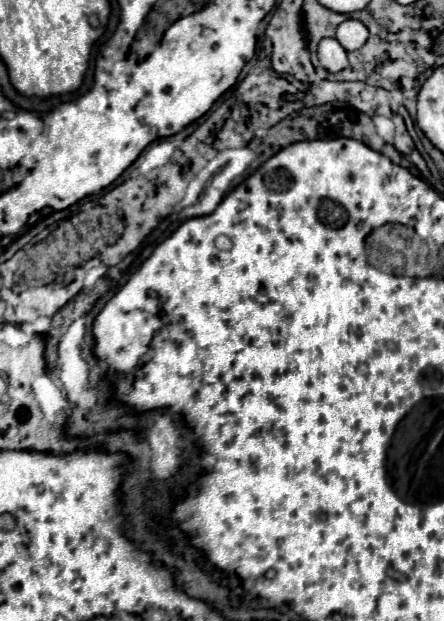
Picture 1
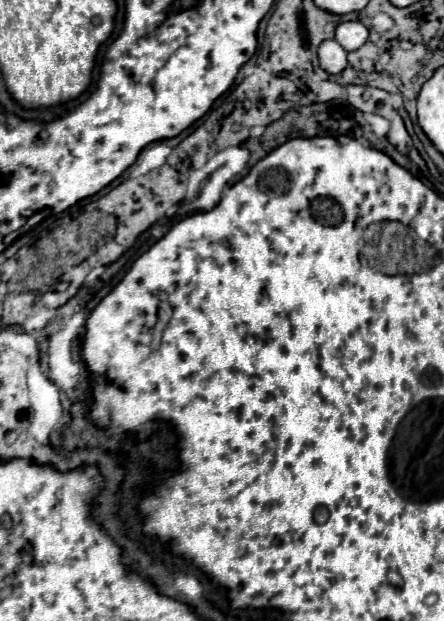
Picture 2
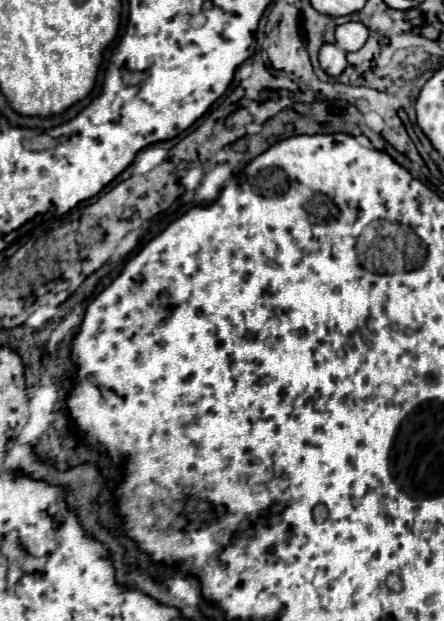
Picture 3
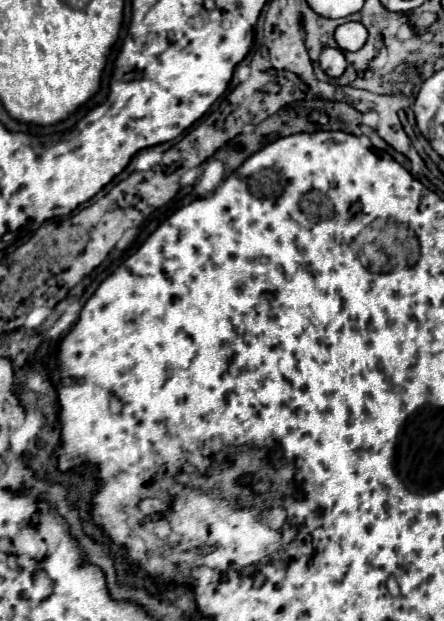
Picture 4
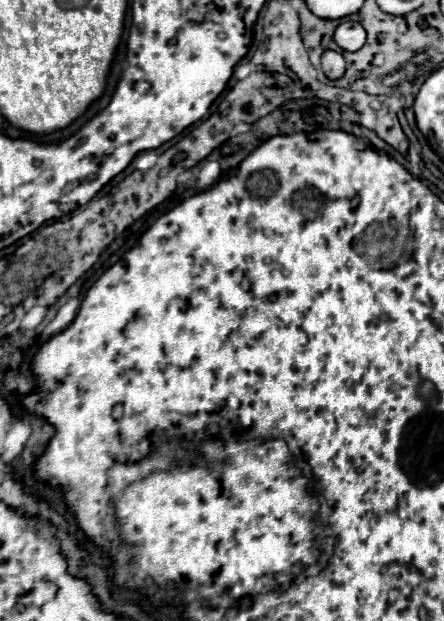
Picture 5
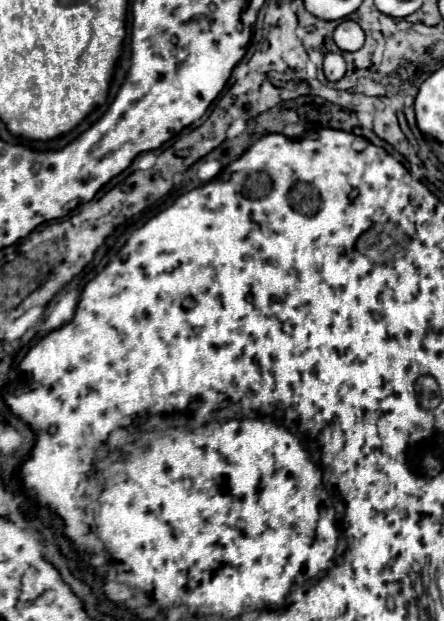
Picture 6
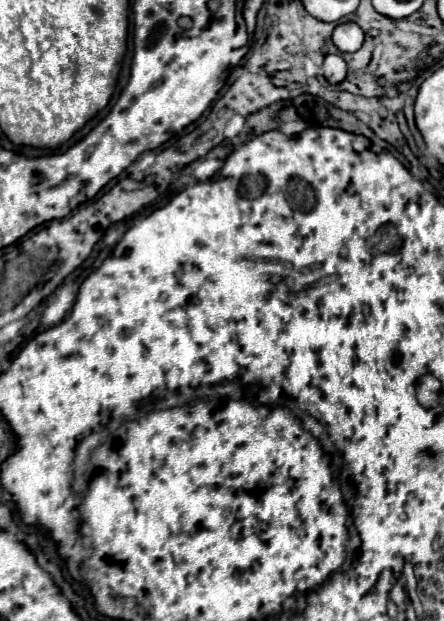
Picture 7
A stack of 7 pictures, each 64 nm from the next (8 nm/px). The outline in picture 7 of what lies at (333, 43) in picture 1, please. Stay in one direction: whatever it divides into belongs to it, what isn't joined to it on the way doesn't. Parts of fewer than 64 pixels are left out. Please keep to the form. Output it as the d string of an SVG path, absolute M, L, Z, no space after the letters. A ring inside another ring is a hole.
M326 56L322 64L322 74L330 84L342 82L346 78L346 62L342 60L342 56Z

